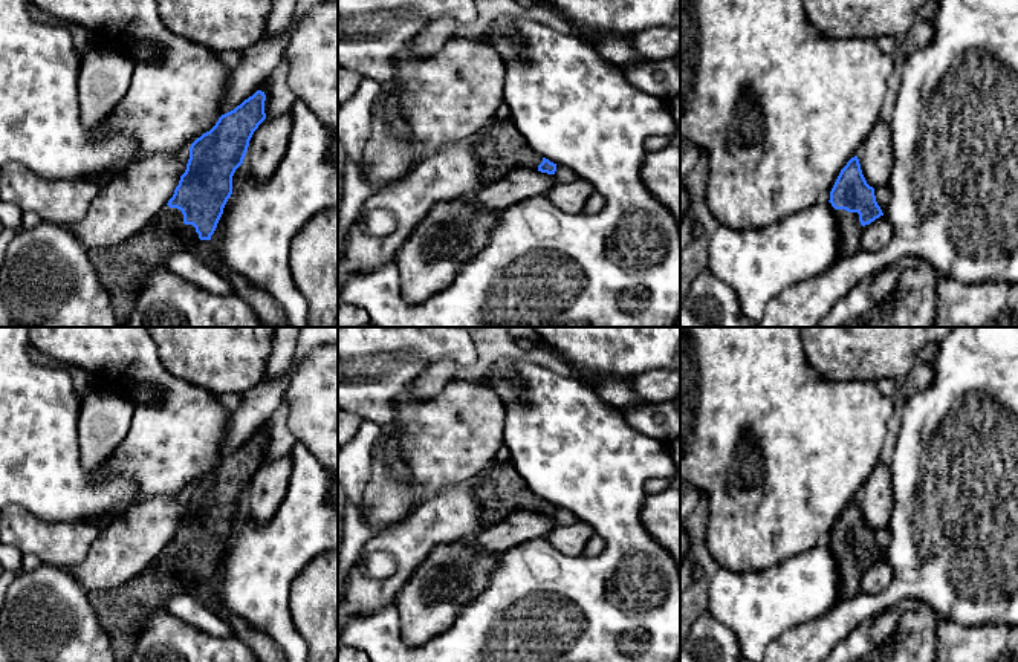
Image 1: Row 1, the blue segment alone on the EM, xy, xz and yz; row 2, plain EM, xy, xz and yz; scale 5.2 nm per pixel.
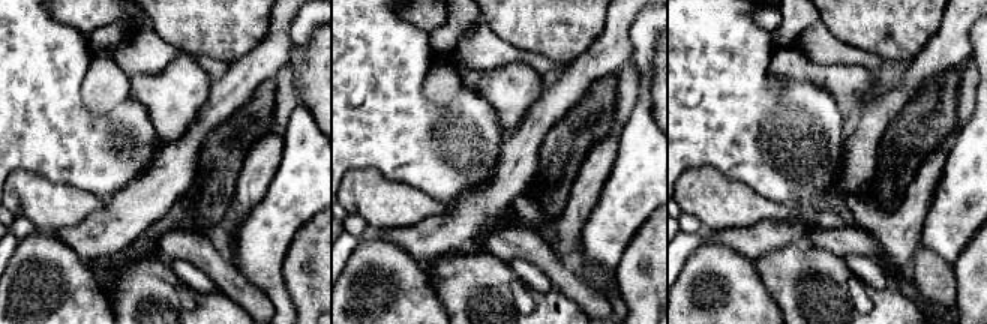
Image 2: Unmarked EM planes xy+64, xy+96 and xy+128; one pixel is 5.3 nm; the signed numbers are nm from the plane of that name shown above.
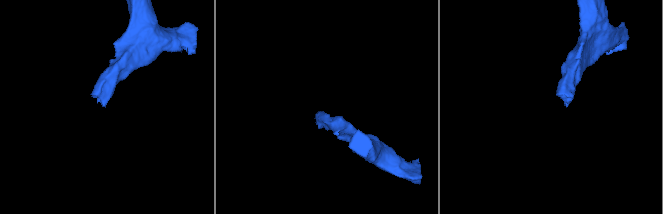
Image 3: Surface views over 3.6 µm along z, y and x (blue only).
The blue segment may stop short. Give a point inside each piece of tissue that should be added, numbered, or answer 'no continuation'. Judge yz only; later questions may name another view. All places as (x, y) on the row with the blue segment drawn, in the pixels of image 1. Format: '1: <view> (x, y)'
1: yz (850, 228)

